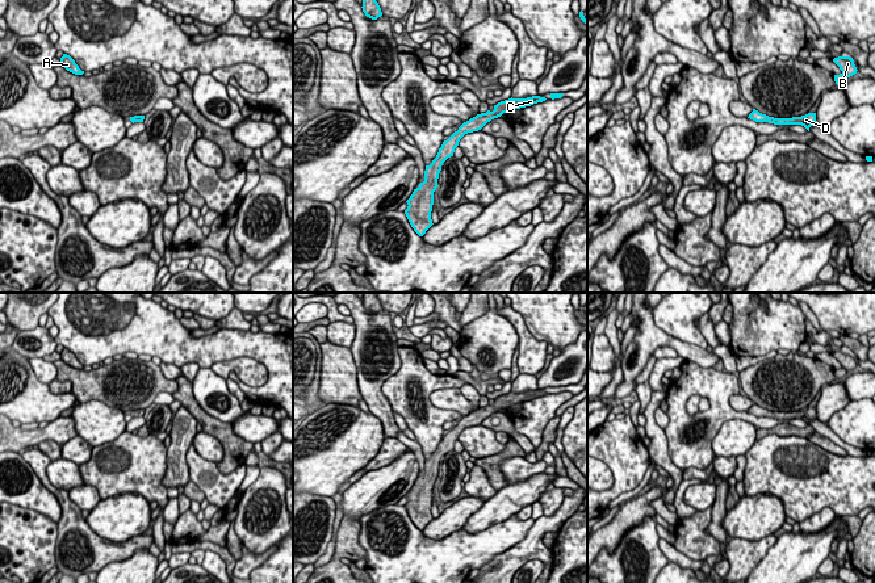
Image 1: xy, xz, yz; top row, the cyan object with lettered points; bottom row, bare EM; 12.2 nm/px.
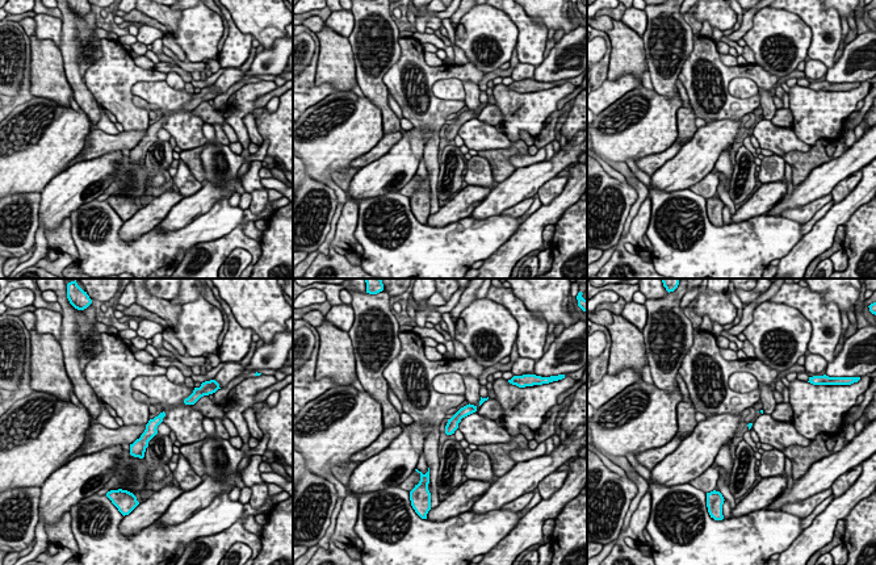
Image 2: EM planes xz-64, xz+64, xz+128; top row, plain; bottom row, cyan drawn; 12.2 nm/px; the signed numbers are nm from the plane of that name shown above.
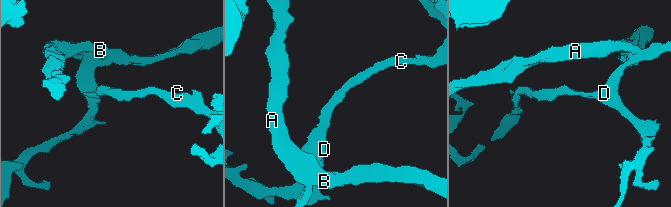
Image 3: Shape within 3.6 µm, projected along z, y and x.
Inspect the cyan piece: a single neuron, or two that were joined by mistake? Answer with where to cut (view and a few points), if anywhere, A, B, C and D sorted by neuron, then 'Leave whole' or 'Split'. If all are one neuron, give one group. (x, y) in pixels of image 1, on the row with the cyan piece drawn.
No split. Groups: A B C D. Leave whole

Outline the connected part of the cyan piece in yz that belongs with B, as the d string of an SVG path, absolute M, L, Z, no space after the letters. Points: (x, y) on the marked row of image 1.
M838 56L834 58L833 62L840 67L842 71L840 75L834 75L834 81L837 85L843 85L843 83L853 75L857 74L857 67L854 64L853 58L850 56Z

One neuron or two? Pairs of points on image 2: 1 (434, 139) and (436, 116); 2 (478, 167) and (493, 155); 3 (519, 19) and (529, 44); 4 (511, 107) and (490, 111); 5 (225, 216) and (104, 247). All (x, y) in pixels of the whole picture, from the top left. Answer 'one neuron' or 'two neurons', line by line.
1: one neuron
2: two neurons
3: one neuron
4: two neurons
5: one neuron

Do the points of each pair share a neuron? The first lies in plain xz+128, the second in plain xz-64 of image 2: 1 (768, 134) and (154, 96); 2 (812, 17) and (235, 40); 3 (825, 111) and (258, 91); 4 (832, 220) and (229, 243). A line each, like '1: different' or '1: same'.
1: same
2: same
3: same
4: same

